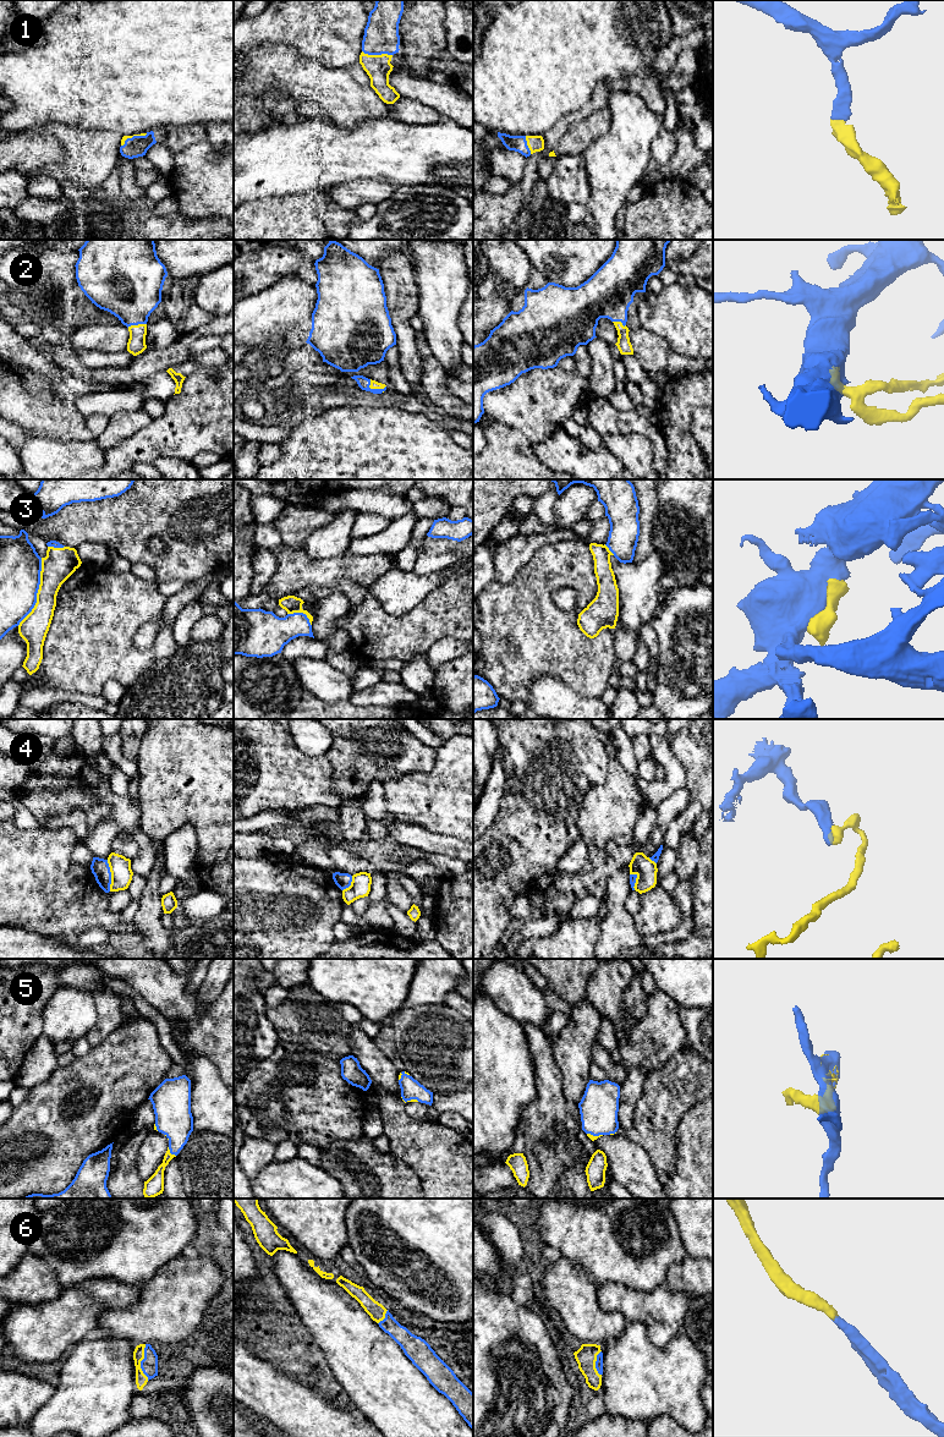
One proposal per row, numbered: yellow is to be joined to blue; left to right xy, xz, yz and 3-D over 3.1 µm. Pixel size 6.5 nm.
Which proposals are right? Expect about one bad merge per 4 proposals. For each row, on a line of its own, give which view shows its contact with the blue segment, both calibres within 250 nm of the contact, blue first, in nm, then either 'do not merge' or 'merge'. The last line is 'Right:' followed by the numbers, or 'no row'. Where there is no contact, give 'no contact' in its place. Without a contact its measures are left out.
1: meets blue in xz; 220 nm thick on the blue side, 170 nm on the other; merge
2: meets blue in xz; 80 nm thick on the blue side, 50 nm on the other; merge
3: meets blue in xy; 280 nm thick on the blue side, 200 nm on the other; merge
4: meets blue in xy; 120 nm thick on the blue side, 140 nm on the other; do not merge
5: meets blue in xy; 240 nm thick on the blue side, 120 nm on the other; merge
6: meets blue in xy; 110 nm thick on the blue side, 80 nm on the other; merge
Right: 1, 2, 3, 5, 6

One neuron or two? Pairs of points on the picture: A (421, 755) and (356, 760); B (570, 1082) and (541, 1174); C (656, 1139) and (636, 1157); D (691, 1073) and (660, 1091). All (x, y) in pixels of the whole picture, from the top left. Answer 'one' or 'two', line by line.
A: one
B: two
C: two
D: one

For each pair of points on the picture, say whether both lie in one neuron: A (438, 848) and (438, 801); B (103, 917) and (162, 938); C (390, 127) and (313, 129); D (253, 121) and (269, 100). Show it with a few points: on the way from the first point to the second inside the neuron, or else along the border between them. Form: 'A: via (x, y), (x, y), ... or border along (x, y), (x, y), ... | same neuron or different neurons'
A: border along (411, 823), (431, 832), (449, 834), (460, 839) | different neurons
B: border along (132, 920), (138, 931) | different neurons
C: via (371, 138), (333, 138) | same neuron
D: via (254, 116), (265, 105) | same neuron

